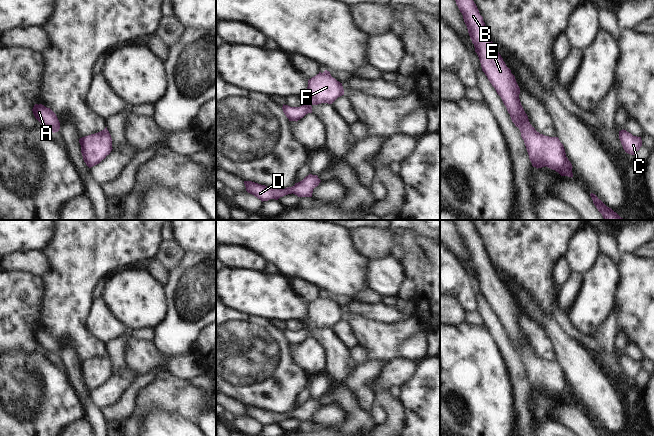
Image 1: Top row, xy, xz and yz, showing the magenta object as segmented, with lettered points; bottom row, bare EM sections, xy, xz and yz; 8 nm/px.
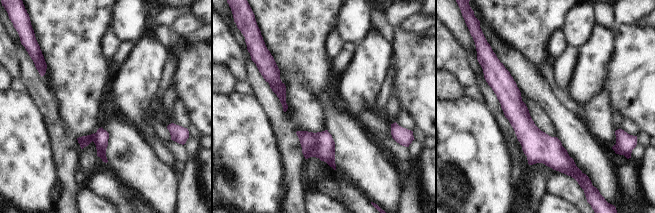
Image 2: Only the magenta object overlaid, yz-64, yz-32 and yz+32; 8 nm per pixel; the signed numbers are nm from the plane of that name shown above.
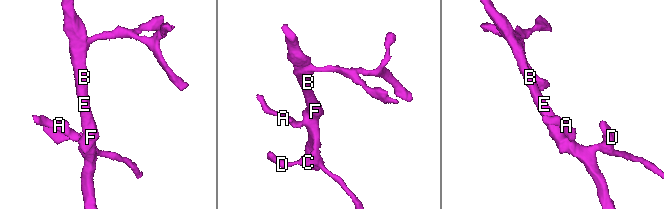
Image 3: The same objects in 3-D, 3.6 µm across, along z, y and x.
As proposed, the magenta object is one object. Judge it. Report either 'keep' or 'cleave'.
keep

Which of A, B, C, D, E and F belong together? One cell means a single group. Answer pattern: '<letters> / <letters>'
A B C D E F

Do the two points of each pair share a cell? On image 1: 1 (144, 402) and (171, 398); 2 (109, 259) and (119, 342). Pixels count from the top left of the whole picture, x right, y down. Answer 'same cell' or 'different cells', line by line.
1: same cell
2: different cells

